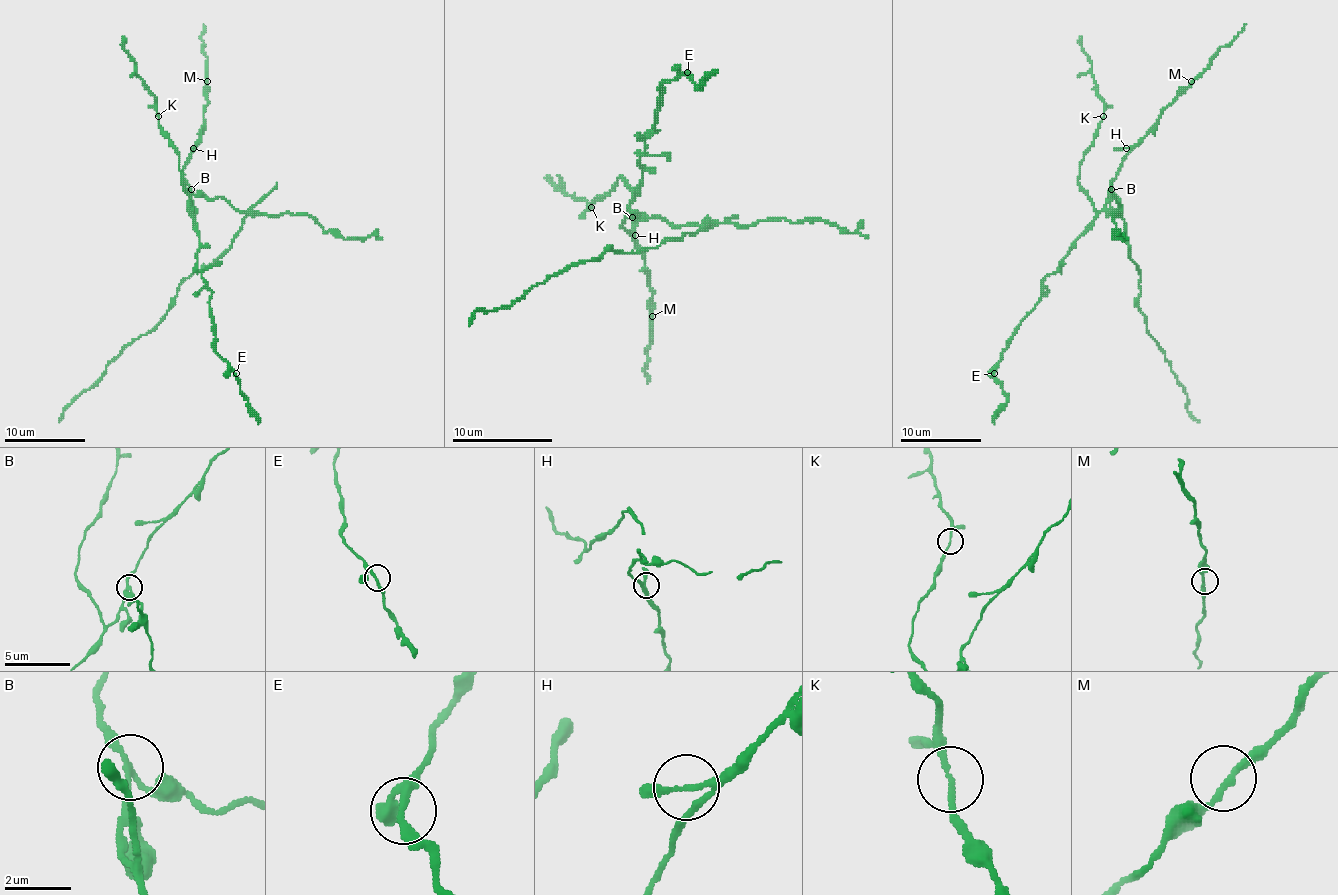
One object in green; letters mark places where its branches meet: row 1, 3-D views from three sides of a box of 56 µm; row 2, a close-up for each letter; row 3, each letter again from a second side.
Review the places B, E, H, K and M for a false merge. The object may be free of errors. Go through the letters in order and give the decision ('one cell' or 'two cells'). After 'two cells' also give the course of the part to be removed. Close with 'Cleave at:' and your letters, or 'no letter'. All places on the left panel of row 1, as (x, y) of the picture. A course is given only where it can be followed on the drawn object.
B: two cells; course (191, 188), (244, 213), (238, 235), (179, 286), (165, 316), (134, 339), (59, 422)
E: one cell
H: one cell
K: one cell
M: one cell
Cleave at: B

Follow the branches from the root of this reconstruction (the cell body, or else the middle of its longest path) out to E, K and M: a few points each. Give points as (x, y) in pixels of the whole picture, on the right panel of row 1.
E: (1116, 199), (1108, 197), (1106, 207), (1073, 243), (1059, 272), (1045, 278), (1039, 302), (1021, 322), (994, 373)
K: (1116, 199), (1110, 199), (1110, 195), (1108, 203), (1098, 211), (1077, 180), (1084, 152), (1092, 144), (1104, 115)
M: (1116, 199), (1110, 199), (1110, 184), (1124, 156), (1191, 81)

